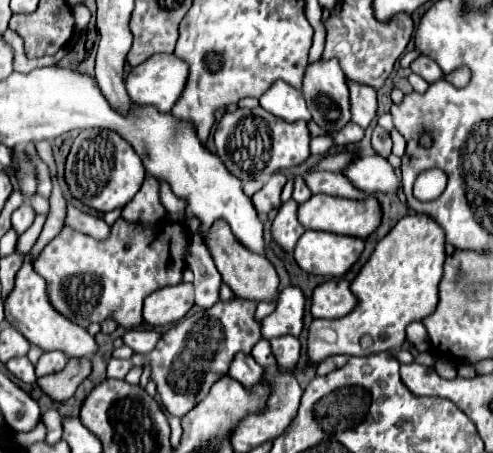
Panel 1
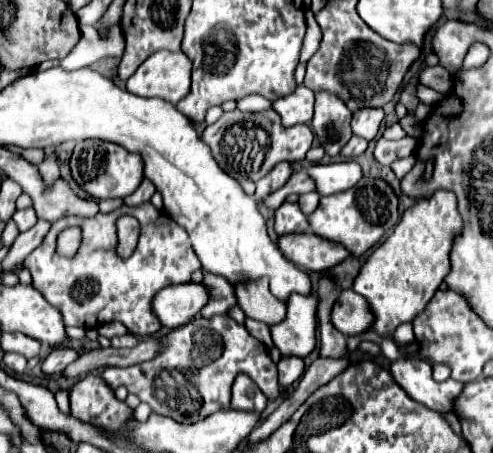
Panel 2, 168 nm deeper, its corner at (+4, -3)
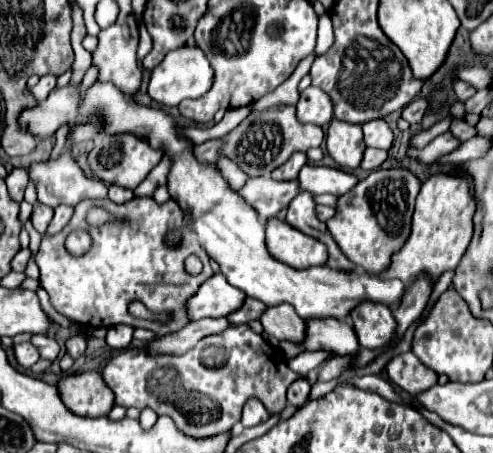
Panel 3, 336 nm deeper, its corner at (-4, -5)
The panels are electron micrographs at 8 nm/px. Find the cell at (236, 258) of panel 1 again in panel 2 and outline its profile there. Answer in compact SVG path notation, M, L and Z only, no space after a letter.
M256 281L256 285L236 285L236 297L246 317L262 321L268 327L282 323L286 317L286 305L268 293L268 281Z

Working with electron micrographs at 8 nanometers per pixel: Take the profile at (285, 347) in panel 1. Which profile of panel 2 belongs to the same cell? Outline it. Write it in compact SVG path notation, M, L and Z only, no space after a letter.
M284 357L278 361L278 383L290 387L304 373L304 361L300 357Z

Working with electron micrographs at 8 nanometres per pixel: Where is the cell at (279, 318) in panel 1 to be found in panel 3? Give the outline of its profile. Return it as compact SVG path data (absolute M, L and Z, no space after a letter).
M308 319L304 343L280 343L282 353L292 359L304 351L332 351L334 355L352 355L360 349L354 329L338 319Z

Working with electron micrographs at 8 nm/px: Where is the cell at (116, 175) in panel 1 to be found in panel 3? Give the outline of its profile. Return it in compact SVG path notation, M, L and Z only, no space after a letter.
M100 135L94 141L92 151L88 153L88 165L92 175L100 179L106 187L118 185L124 189L136 189L146 179L146 175L156 167L156 163L160 163L160 159L162 151L152 149L146 141L140 141L132 135L116 135L116 137Z

